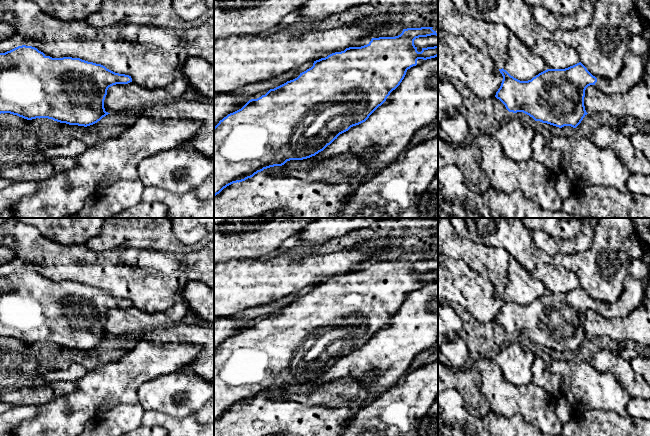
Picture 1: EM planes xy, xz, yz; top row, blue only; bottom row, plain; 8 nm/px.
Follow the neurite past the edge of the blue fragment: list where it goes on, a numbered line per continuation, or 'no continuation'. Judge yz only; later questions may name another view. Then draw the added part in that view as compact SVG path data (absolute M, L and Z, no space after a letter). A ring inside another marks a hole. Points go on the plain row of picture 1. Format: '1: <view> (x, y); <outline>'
1: yz (633, 292); M639 239L640 240L640 239ZM640 240L643 255L631 260L622 293L614 302L597 302L595 311L607 319L624 318L644 303L649 267L643 260L650 248Z

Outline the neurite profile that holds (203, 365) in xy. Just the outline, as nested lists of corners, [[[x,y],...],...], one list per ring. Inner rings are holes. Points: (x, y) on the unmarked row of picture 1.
[[[181,322],[172,327],[142,331],[138,338],[156,345],[176,343],[200,346],[200,354],[189,364],[199,377],[209,382],[214,380],[214,328]]]

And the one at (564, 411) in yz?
[[[562,396],[561,398],[557,399],[555,413],[562,424],[565,424],[570,420],[571,416],[574,413],[574,410],[569,404],[566,397]]]

